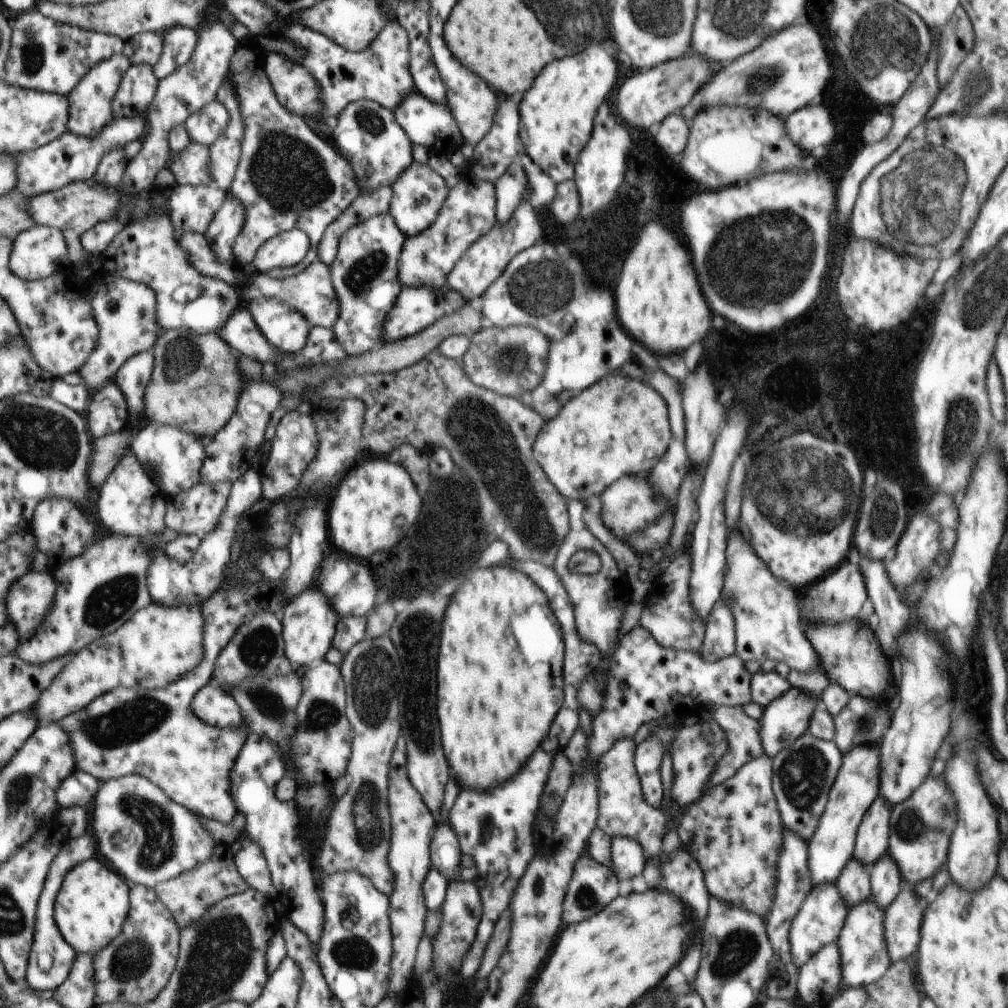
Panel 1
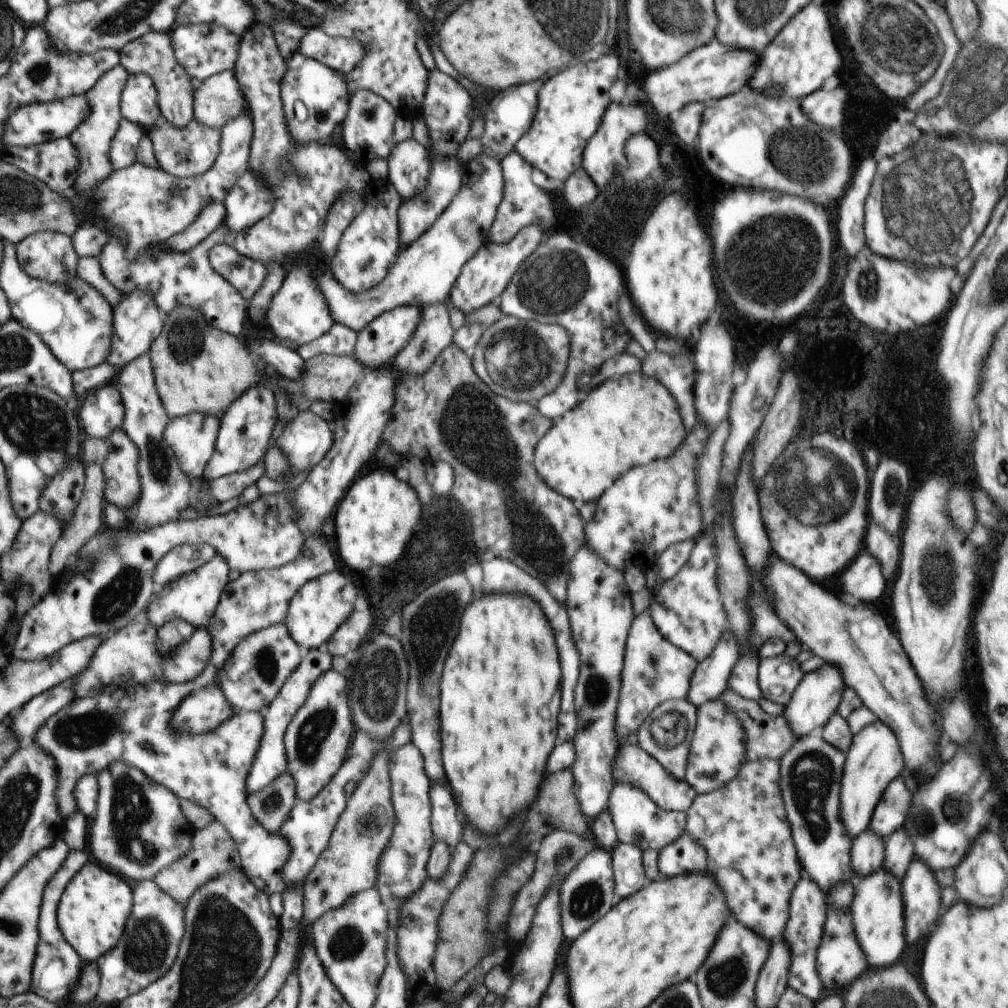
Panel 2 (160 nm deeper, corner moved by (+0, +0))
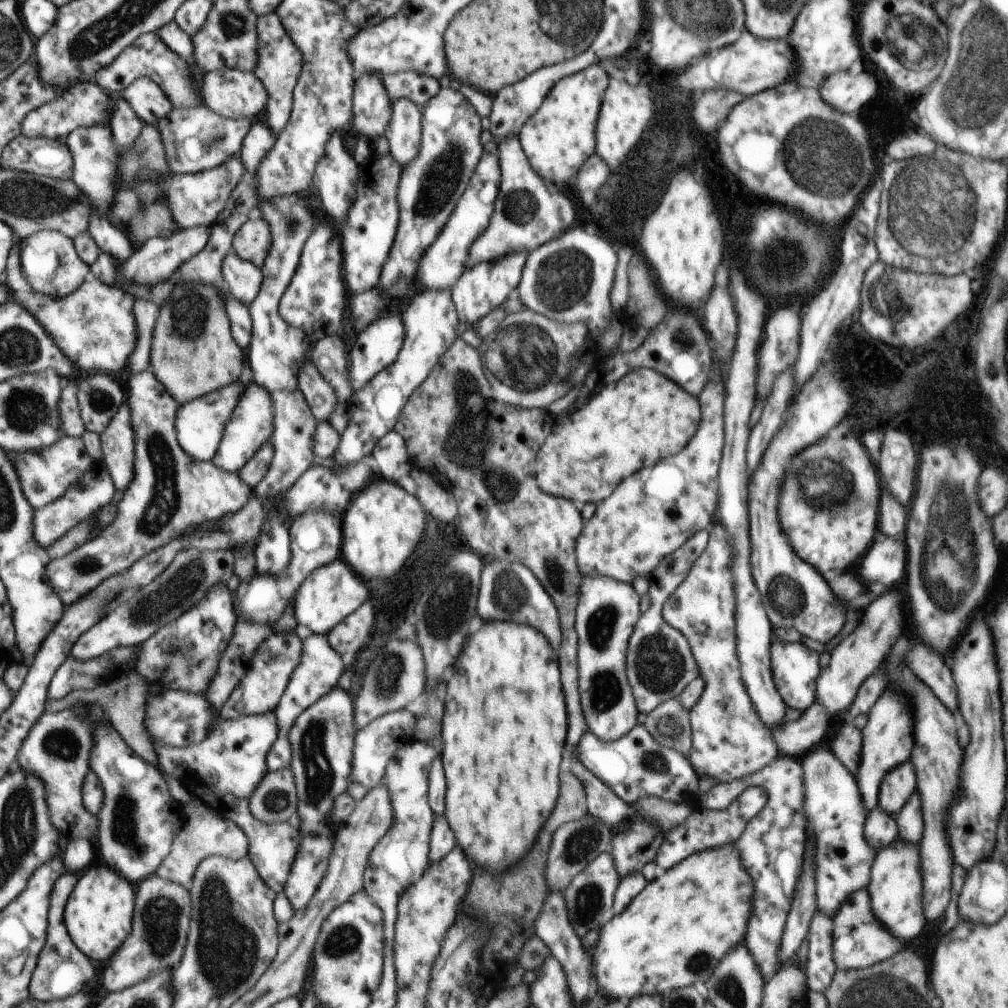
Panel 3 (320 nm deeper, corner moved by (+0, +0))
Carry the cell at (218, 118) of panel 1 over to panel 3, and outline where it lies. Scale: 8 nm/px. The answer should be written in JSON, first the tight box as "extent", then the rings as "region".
{"extent":[200,69,269,120],"region":[[[224,69],[204,74],[200,96],[212,112],[234,120],[258,116],[265,109],[269,97],[266,87],[253,72],[240,69]]]}

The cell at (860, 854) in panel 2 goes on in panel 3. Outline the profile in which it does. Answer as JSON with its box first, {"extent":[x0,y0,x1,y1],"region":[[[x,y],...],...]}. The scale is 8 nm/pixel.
{"extent":[864,808,898,850],"region":[[[874,808],[868,814],[866,820],[866,828],[864,828],[864,838],[878,850],[880,846],[892,844],[898,838],[898,826],[896,820],[892,818],[892,814],[888,814],[882,808]]]}

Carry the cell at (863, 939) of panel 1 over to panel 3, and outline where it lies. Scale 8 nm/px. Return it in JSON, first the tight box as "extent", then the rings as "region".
{"extent":[866,840,924,942],"region":[[[902,840],[878,850],[872,864],[870,884],[866,887],[871,898],[874,916],[901,941],[908,942],[924,928],[922,866],[918,844],[906,844]]]}

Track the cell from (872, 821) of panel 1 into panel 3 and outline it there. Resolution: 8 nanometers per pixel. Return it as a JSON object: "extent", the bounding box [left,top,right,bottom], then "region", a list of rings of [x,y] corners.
{"extent":[880,760,916,814],"region":[[[906,760],[902,762],[902,766],[896,766],[894,770],[890,770],[890,774],[886,774],[886,778],[882,780],[880,806],[890,810],[892,814],[898,814],[914,790],[916,790],[914,764]]]}

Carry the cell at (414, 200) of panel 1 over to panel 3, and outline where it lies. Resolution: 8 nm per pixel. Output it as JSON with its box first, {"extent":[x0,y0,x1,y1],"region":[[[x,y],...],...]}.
{"extent":[384,98,423,169],"region":[[[409,98],[391,101],[392,112],[384,136],[388,139],[389,152],[403,169],[417,157],[422,128],[423,111]]]}

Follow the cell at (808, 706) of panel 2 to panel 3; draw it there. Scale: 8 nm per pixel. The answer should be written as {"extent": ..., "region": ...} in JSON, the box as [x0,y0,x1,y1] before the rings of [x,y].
{"extent":[816,590,906,718],"region":[[[896,590],[886,592],[880,598],[876,598],[868,608],[864,609],[862,622],[858,624],[858,628],[850,636],[846,636],[832,652],[832,660],[830,660],[828,668],[821,670],[816,689],[816,701],[828,708],[831,718],[838,717],[840,710],[846,710],[852,704],[852,700],[856,698],[858,686],[872,672],[876,672],[880,668],[882,658],[886,658],[886,654],[890,654],[890,648],[902,636],[904,626],[906,626],[902,602],[904,602],[904,596],[898,594]]]}

